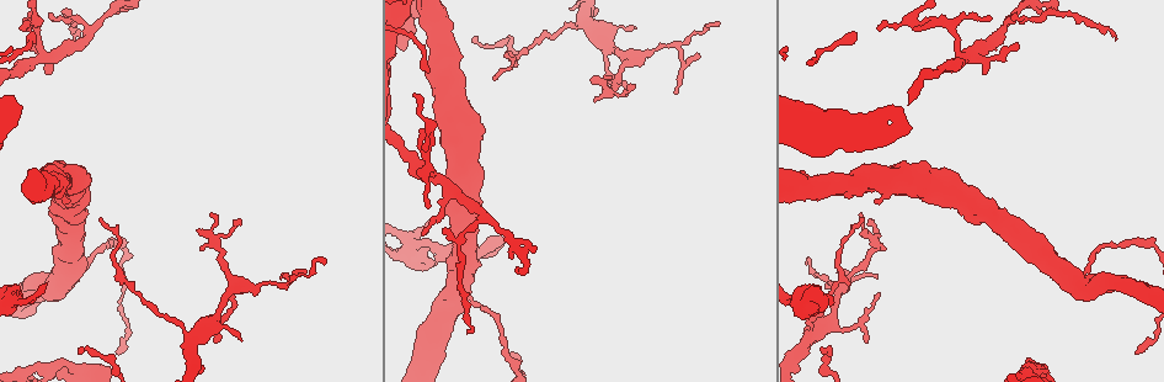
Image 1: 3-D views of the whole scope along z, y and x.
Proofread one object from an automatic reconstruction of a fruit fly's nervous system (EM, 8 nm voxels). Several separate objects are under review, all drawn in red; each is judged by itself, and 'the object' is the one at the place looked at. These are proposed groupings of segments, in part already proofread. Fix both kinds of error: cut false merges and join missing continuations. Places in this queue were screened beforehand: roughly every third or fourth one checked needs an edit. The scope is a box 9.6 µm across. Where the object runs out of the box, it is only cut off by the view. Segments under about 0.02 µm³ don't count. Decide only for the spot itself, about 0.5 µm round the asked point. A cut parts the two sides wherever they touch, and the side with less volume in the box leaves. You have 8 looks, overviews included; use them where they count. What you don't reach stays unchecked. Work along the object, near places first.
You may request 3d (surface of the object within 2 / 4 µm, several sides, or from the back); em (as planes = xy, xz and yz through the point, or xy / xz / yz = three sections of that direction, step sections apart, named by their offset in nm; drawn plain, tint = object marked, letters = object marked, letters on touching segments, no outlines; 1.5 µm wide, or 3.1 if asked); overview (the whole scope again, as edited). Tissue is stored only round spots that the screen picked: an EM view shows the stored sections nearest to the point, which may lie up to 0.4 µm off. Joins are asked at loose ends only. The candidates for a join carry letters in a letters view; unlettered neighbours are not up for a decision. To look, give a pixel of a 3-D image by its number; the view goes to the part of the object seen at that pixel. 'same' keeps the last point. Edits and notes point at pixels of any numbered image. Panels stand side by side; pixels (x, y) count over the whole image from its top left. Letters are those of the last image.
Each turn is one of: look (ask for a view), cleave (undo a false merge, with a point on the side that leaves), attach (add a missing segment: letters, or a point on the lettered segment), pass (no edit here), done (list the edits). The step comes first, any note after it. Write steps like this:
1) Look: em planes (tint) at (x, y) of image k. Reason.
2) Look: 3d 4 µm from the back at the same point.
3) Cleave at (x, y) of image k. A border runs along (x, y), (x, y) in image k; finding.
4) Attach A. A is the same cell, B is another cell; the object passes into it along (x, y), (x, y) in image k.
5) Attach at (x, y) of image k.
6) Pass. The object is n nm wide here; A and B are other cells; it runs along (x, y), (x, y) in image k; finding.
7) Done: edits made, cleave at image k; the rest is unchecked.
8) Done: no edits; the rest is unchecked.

Look: 3d 4 µm at (1015, 45) of image 1. Thin end.

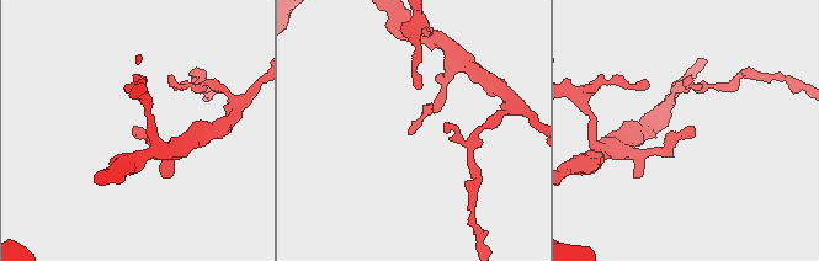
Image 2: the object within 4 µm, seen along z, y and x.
Look: em planes (letters) at (692, 127) of image 2. Now the EM.

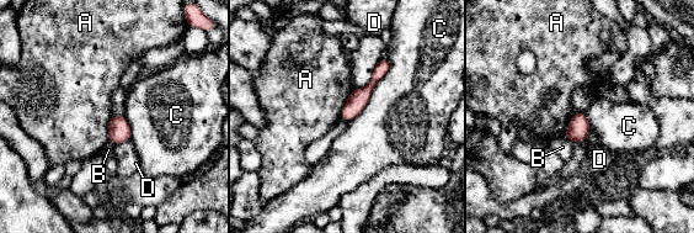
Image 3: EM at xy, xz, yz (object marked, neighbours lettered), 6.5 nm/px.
Pass. The object is 130 nm wide here; the longest contact is with C, 500 nm; A, B, C and D are other cells; none of them fits.

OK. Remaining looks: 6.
Look: em 3.1 µm planes (letters) at (1024, 369) of image 1. Two arms at a narrow angle.

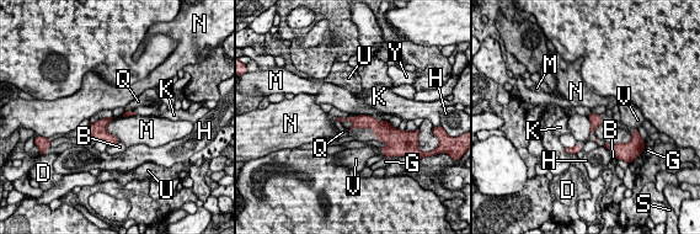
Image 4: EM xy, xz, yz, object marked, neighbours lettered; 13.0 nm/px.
Pass. B, D, G, H, K, M, N, Q, S, U, V and Y are other cells; a border runs along (112, 117), (107, 131), (119, 141) in image 4; one neuron here.

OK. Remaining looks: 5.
Look: em planes (letters) at (7, 289) of image 1. An open end.

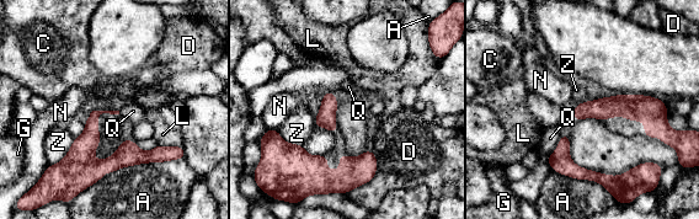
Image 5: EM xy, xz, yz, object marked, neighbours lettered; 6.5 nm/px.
Pass. A, C, D, G, L, N, Q and Z are other cells; it runs along (145, 154), (96, 169), (49, 170) in image 5; none of them fits.

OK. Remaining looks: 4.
Look: em xz step 8 (tint) at (663, 47) of image 1. Thick turns thin.

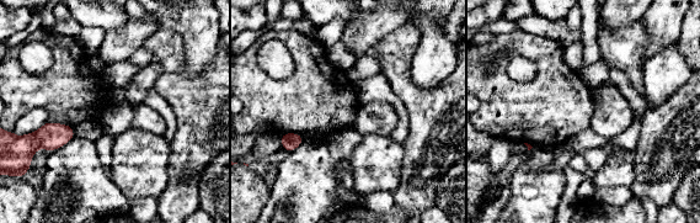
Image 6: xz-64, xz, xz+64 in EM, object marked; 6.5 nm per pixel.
Look: em planes (letters) at the same point.

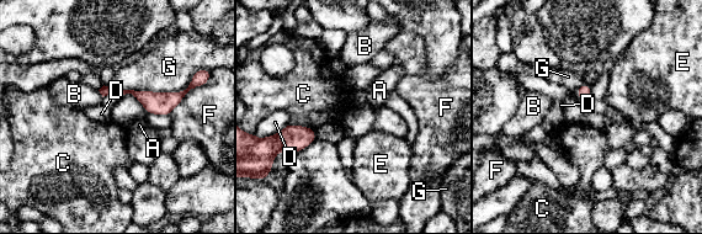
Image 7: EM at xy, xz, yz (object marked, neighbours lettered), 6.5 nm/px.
Pass. A, B, C, D, E, F and G are other cells; all the same neuron.

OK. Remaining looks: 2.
Done: no edits; the rest is unchecked.

